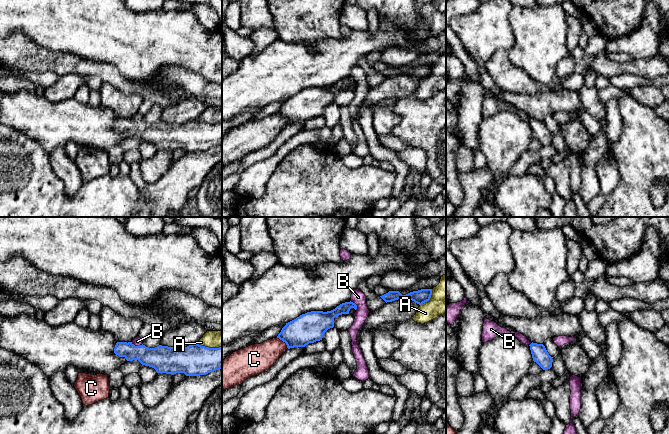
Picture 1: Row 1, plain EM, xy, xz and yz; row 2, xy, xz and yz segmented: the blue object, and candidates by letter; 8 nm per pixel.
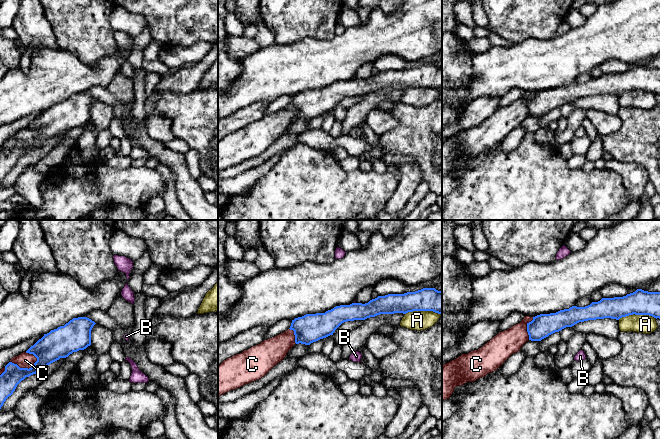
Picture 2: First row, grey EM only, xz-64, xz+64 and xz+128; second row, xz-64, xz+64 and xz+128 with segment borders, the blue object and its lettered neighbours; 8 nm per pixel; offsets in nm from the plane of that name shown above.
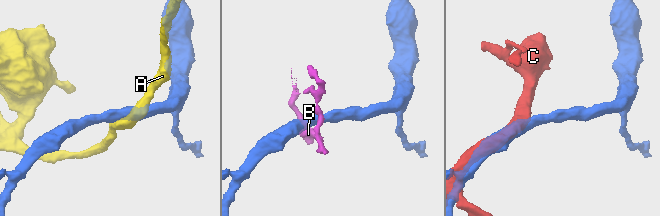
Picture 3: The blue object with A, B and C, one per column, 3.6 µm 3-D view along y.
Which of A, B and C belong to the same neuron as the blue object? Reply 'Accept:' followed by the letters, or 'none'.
Accept: none

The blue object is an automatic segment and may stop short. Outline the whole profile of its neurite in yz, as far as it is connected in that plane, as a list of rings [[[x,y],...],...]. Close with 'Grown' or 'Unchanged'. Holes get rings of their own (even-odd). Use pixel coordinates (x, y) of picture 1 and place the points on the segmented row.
[[[531,343],[530,350],[533,361],[536,362],[543,370],[550,369],[552,367],[553,359],[547,352],[543,344]]]. Unchanged

